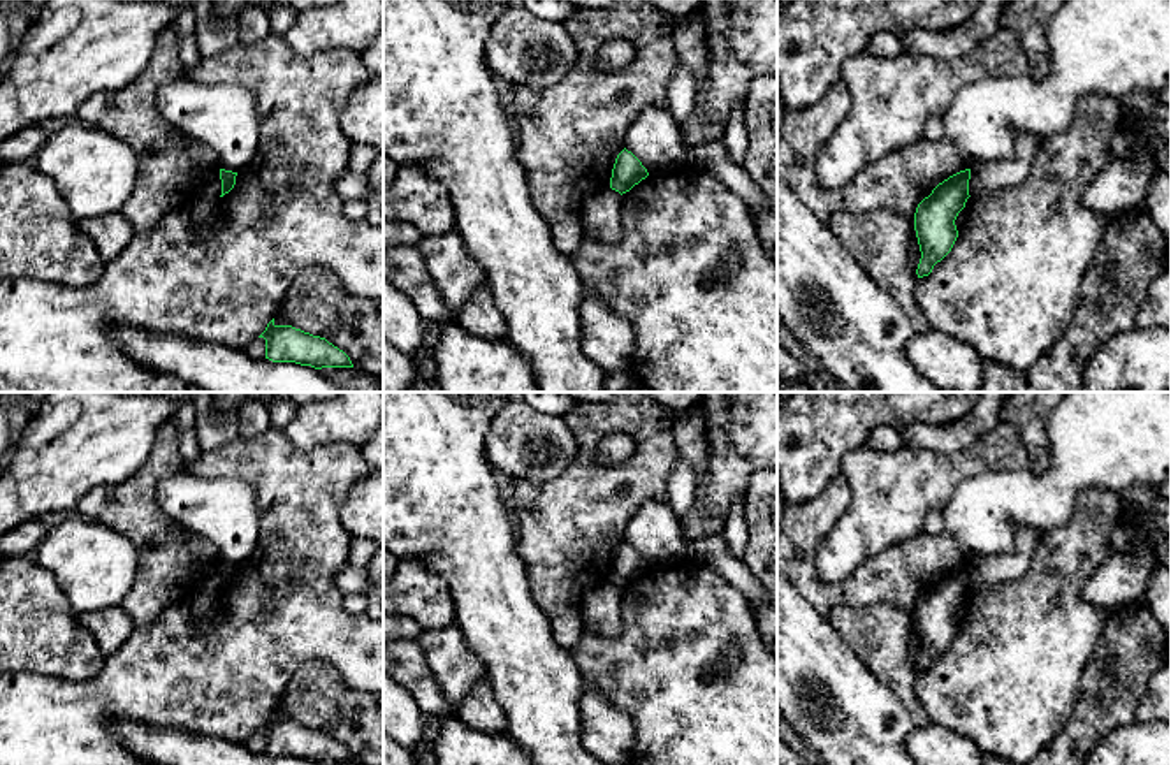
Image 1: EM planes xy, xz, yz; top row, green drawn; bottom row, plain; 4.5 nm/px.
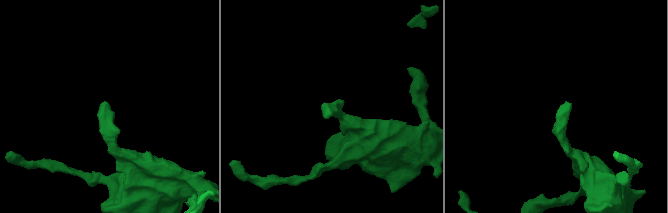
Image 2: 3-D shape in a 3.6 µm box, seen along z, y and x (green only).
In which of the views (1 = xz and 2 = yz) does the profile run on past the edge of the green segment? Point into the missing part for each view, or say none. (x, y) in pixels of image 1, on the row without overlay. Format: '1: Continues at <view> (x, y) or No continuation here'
1: No continuation here
2: No continuation here

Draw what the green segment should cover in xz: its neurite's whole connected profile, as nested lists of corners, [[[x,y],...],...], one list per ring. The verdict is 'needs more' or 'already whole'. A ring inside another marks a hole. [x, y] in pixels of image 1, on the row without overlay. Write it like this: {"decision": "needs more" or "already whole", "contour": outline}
{"decision": "already whole", "contour": [[[624,542],[615,552],[610,572],[610,582],[622,589],[647,570],[649,566],[642,559],[642,556]]]}

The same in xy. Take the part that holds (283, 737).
{"decision": "already whole", "contour": [[[274,712],[258,732],[265,733],[265,753],[273,756],[295,756],[315,763],[353,761],[350,751],[325,732],[292,719],[276,719]]]}

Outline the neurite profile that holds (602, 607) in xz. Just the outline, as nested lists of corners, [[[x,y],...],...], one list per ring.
[[[608,580],[584,594],[582,624],[601,637],[621,637],[621,610],[621,587]]]

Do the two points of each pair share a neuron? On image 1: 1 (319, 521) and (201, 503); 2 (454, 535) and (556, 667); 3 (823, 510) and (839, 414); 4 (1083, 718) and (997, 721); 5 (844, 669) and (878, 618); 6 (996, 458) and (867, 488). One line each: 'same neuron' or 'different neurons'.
1: different neurons
2: same neuron
3: different neurons
4: different neurons
5: different neurons
6: same neuron

